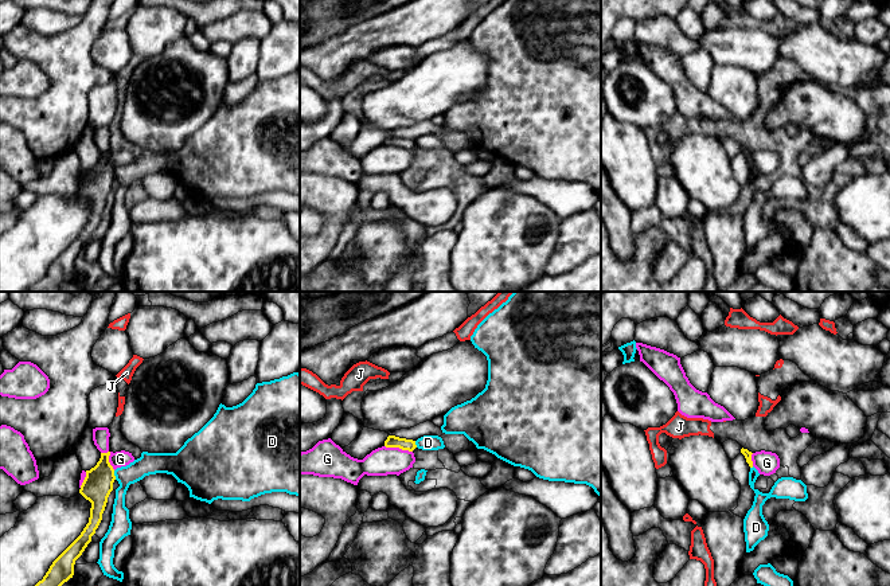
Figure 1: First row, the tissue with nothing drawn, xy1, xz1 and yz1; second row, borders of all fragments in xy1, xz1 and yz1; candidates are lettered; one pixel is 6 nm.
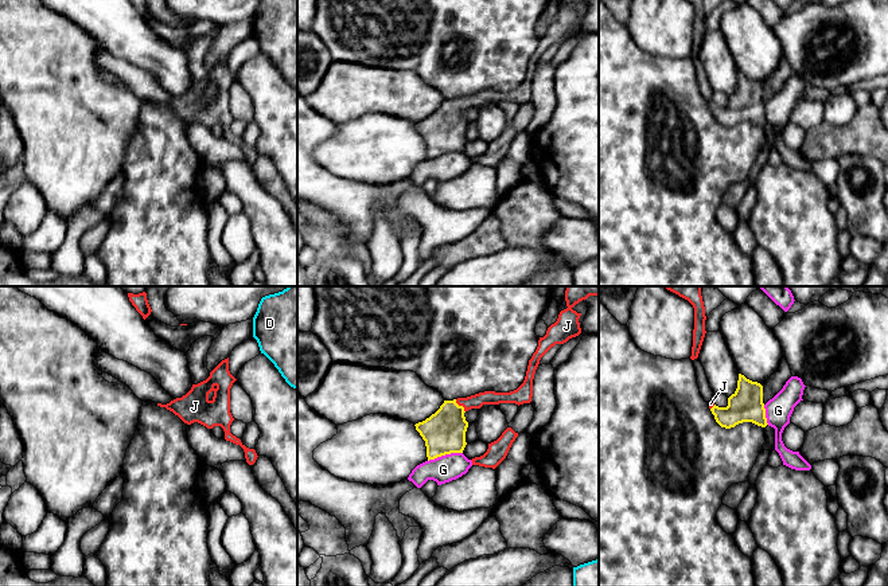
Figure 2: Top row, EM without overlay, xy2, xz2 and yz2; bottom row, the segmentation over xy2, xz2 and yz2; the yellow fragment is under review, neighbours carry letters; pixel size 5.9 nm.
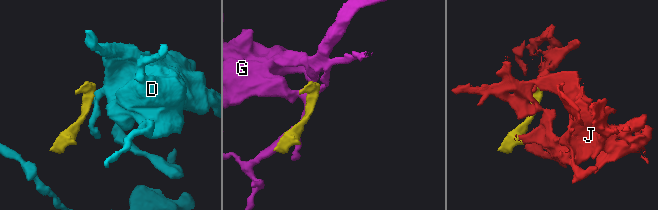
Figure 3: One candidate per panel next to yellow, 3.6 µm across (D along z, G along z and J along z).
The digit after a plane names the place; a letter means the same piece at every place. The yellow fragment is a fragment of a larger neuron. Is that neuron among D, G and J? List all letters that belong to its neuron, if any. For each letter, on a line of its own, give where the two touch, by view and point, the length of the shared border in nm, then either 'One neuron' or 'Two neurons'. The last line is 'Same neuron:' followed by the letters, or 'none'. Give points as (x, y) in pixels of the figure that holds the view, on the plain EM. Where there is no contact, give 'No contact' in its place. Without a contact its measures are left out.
D: Touches yellow at xy1 (113, 174). Shared border 60 nm. Two neurons
G: Touches yellow at xz2 (444, 153). Shared border 220 nm. Two neurons
J: Touches yellow at xz2 (460, 105). Shared border 100 nm. One neuron
Same neuron: J

